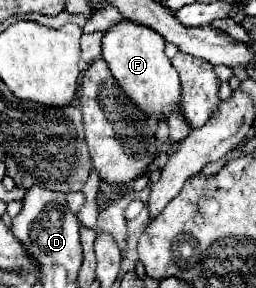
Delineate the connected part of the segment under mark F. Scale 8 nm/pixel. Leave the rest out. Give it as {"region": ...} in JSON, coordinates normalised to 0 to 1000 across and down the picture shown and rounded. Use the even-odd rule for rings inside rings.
{"region":[[[469,73],[438,87],[398,128],[398,198],[422,219],[438,260],[477,295],[484,323],[578,399],[664,399],[703,385],[703,281],[664,205],[641,191],[648,142],[625,115],[523,73]]]}

